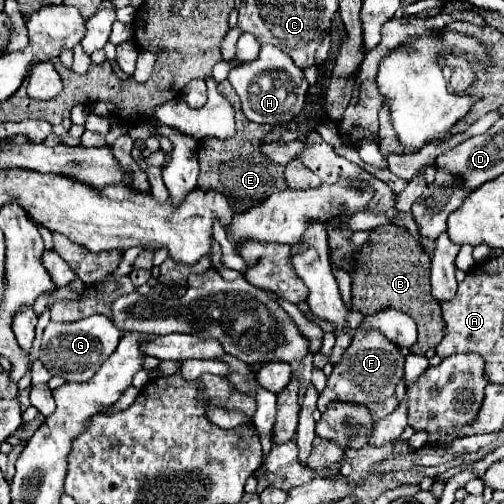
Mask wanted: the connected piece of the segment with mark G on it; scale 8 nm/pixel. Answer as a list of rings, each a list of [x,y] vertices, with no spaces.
[[[93,314],[71,324],[51,322],[43,332],[41,362],[53,376],[63,376],[67,382],[85,382],[91,380],[97,368],[113,354],[119,338],[121,332],[111,324],[107,316],[101,314]]]

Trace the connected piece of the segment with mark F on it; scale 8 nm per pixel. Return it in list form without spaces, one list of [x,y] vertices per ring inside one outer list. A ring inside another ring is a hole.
[[[357,330],[349,348],[343,354],[343,360],[333,368],[325,390],[319,396],[317,408],[323,412],[329,402],[351,402],[369,406],[371,402],[381,402],[395,394],[395,386],[403,380],[405,356],[399,352],[397,344],[389,342],[377,330]]]

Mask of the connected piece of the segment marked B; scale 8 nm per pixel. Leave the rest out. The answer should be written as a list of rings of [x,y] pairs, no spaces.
[[[379,226],[371,232],[371,238],[361,246],[357,268],[351,272],[353,280],[353,304],[351,310],[373,314],[385,308],[393,308],[409,314],[419,328],[419,340],[411,348],[413,354],[425,354],[429,348],[435,348],[445,336],[445,324],[441,320],[439,304],[431,296],[429,284],[431,258],[419,242],[397,226]]]

